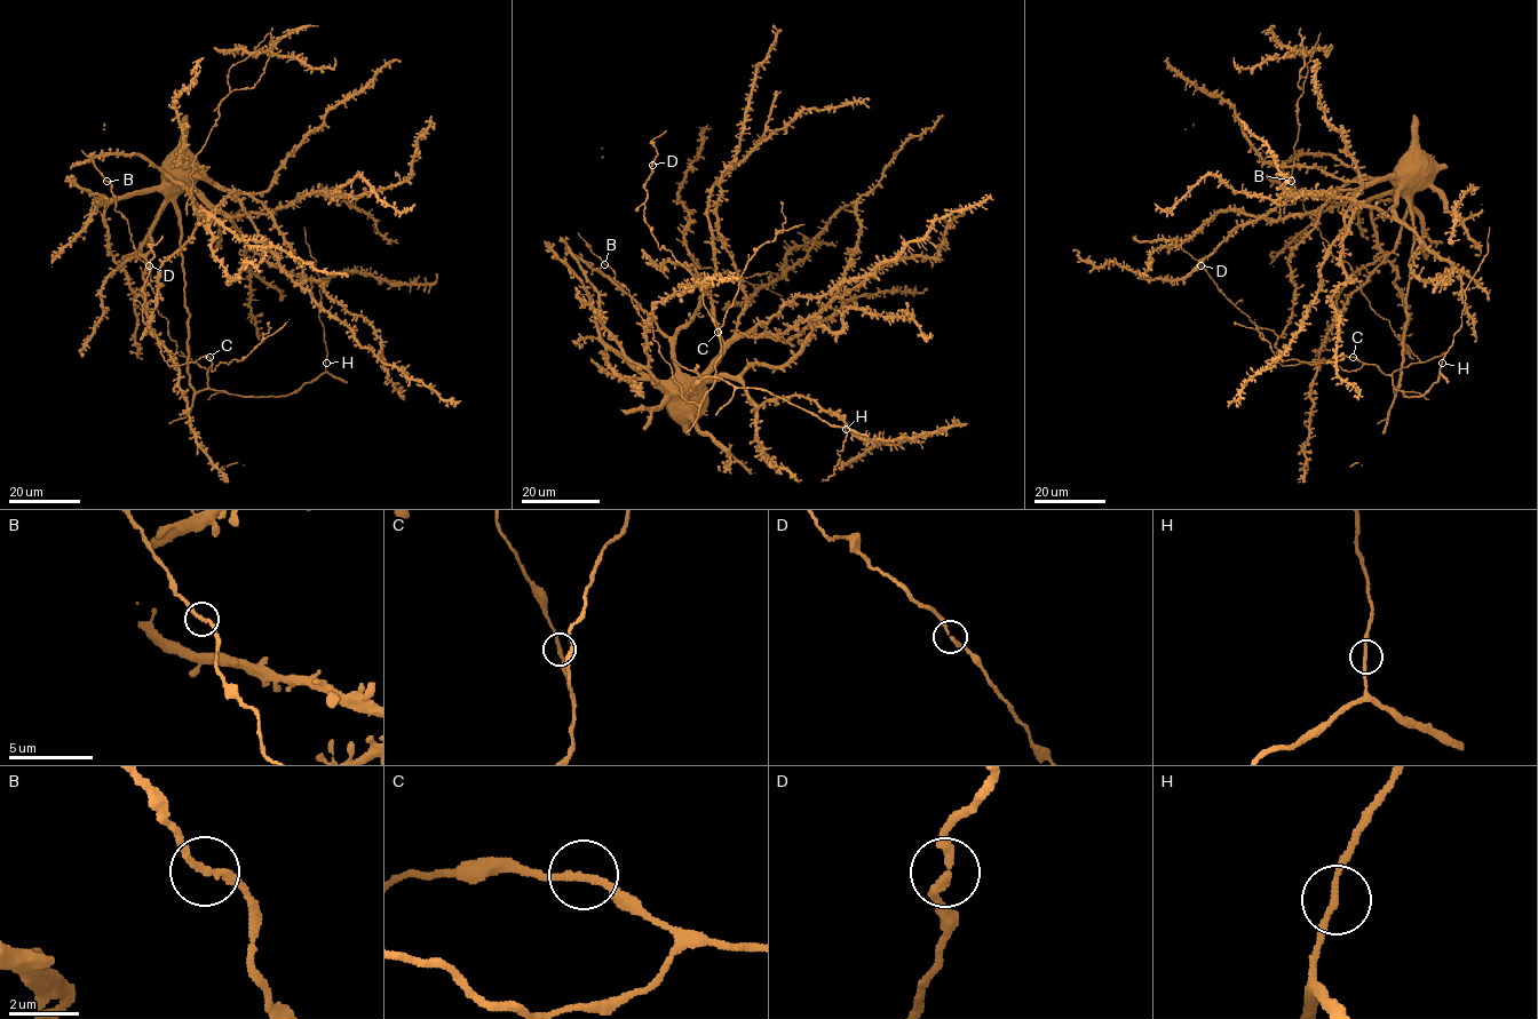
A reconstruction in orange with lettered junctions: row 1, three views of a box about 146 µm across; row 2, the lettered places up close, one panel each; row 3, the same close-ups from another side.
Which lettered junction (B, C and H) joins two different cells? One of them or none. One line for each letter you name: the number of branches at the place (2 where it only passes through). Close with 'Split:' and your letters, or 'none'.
Split: none

